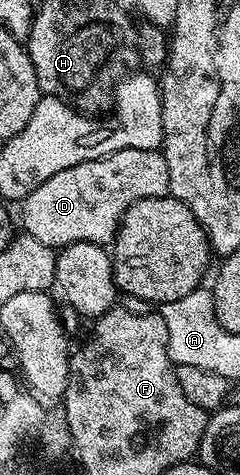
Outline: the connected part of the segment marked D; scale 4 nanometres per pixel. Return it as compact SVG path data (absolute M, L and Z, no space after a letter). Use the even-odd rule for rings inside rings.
M128 148L91 162L76 164L72 168L64 168L64 172L56 172L56 176L44 180L40 188L33 190L27 198L21 199L20 226L25 233L31 234L45 246L61 248L77 242L110 244L114 241L114 234L118 231L124 212L132 203L141 198L165 198L169 193L168 164L161 152Z

